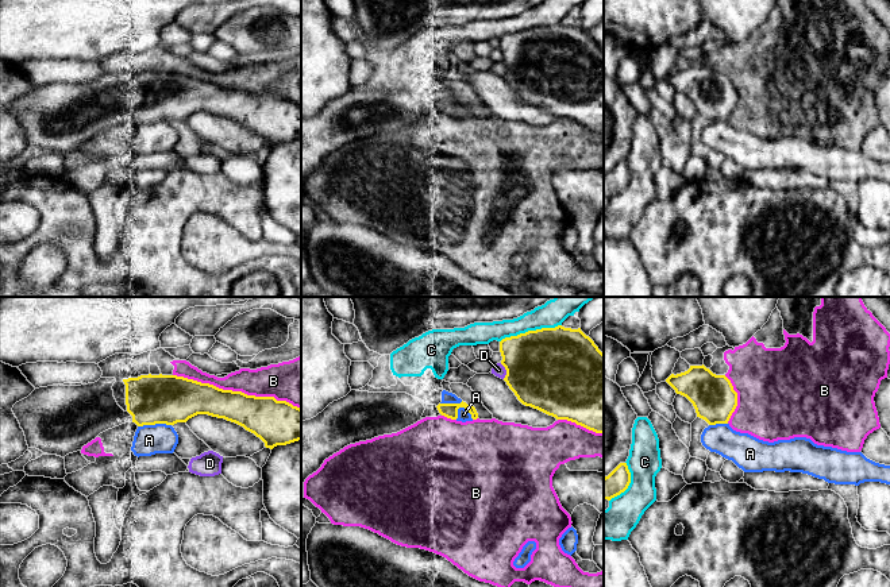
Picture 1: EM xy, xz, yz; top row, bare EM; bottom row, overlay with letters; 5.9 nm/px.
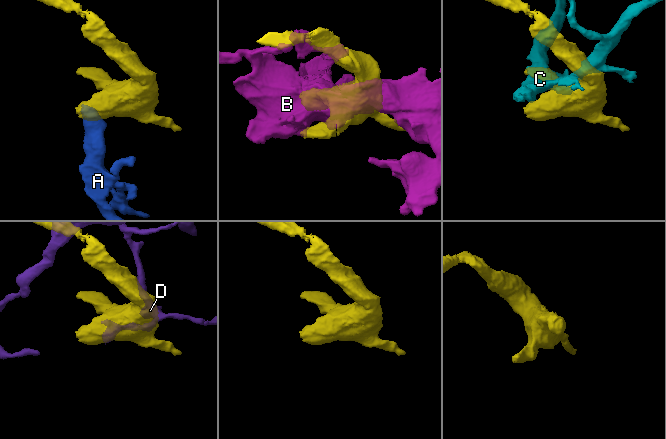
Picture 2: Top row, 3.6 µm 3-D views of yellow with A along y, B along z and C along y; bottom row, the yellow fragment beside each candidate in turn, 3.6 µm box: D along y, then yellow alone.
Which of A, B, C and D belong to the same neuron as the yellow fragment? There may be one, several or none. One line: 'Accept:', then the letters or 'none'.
Accept: none

